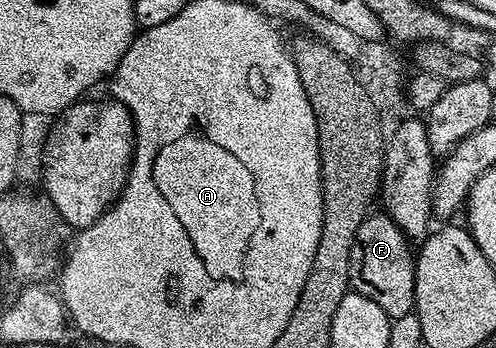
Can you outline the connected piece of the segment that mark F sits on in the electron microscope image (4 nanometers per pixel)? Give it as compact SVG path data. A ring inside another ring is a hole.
M371 213L362 222L360 229L356 229L350 258L350 286L357 294L368 297L368 301L376 301L376 305L384 309L390 320L399 319L414 311L415 262L411 240L393 223L390 216Z

